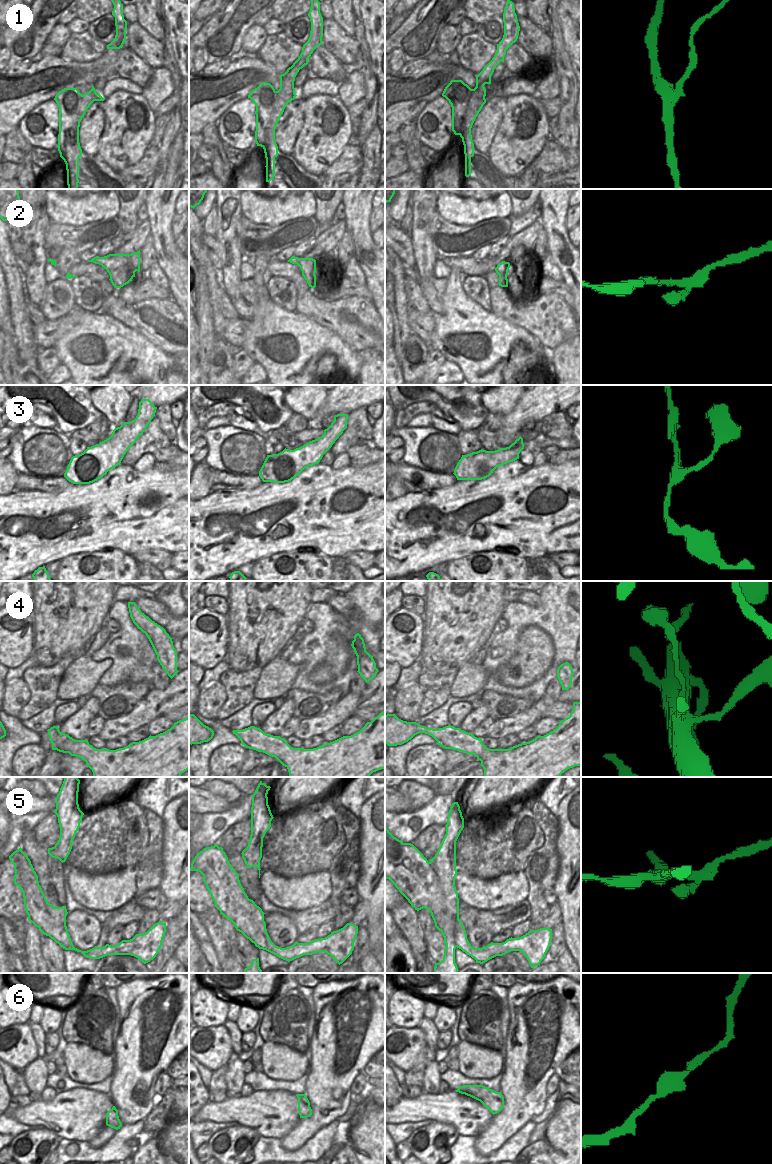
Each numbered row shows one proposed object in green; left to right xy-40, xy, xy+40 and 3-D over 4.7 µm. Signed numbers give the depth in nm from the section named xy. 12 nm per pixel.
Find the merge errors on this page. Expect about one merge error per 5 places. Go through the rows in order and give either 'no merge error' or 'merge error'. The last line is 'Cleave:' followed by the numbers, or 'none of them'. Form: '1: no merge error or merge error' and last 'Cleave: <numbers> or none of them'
1: merge error
2: no merge error
3: no merge error
4: no merge error
5: merge error
6: no merge error
Cleave: 1, 5

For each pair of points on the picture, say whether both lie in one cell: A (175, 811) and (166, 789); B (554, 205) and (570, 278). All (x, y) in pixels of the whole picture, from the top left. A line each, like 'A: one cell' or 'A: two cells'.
A: two cells
B: one cell

